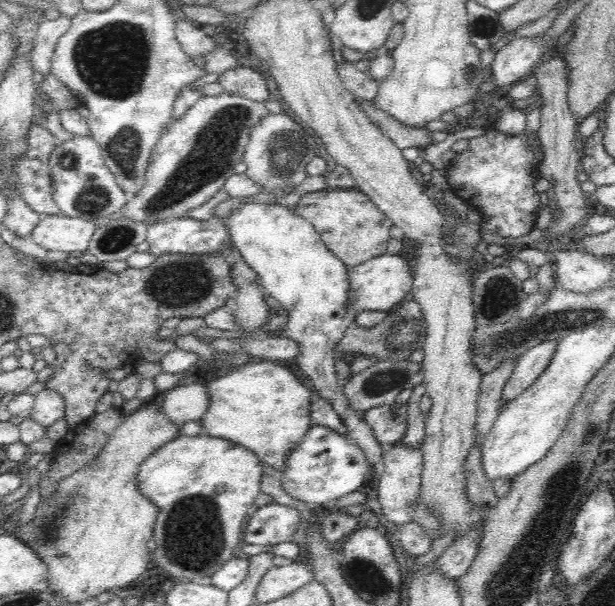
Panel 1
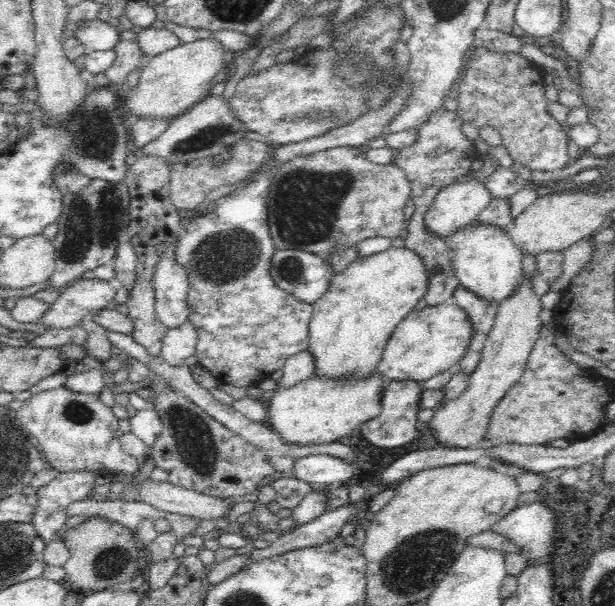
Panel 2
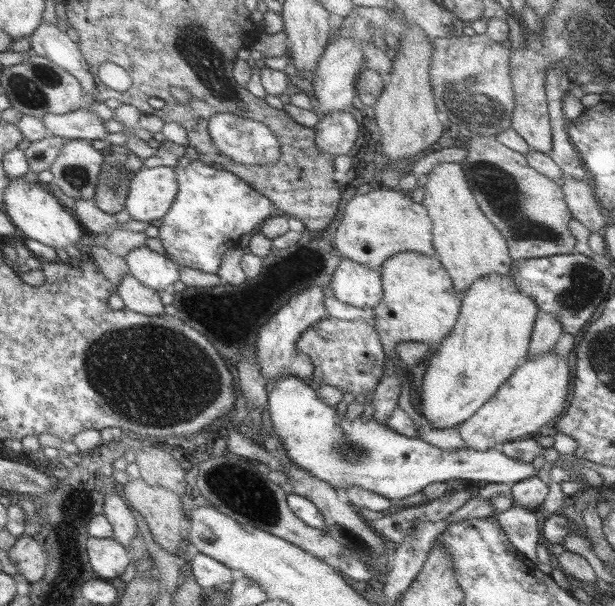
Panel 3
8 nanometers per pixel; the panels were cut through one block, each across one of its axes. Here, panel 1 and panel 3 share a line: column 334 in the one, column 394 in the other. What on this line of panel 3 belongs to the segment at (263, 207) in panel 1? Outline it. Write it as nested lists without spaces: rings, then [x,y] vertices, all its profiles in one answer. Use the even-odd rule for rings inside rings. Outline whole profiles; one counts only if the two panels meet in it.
[[[401,252],[396,257],[384,261],[379,270],[382,279],[383,297],[374,313],[375,329],[379,334],[383,351],[387,356],[384,376],[373,392],[372,406],[373,420],[385,426],[386,419],[399,408],[400,379],[398,367],[400,361],[395,354],[399,342],[421,342],[437,350],[454,328],[461,309],[461,295],[454,287],[448,271],[444,270],[440,262],[430,256],[417,252]],[[392,357],[398,367],[392,366]]]

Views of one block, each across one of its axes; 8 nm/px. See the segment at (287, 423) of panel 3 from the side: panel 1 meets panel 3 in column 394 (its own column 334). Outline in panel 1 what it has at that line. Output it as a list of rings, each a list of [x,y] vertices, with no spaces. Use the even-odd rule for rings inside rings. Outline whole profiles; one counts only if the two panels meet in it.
[[[313,423],[306,438],[302,438],[302,442],[292,450],[287,459],[287,470],[277,473],[277,476],[290,497],[316,510],[331,505],[342,496],[359,491],[370,470],[364,451],[358,445],[337,431]]]

